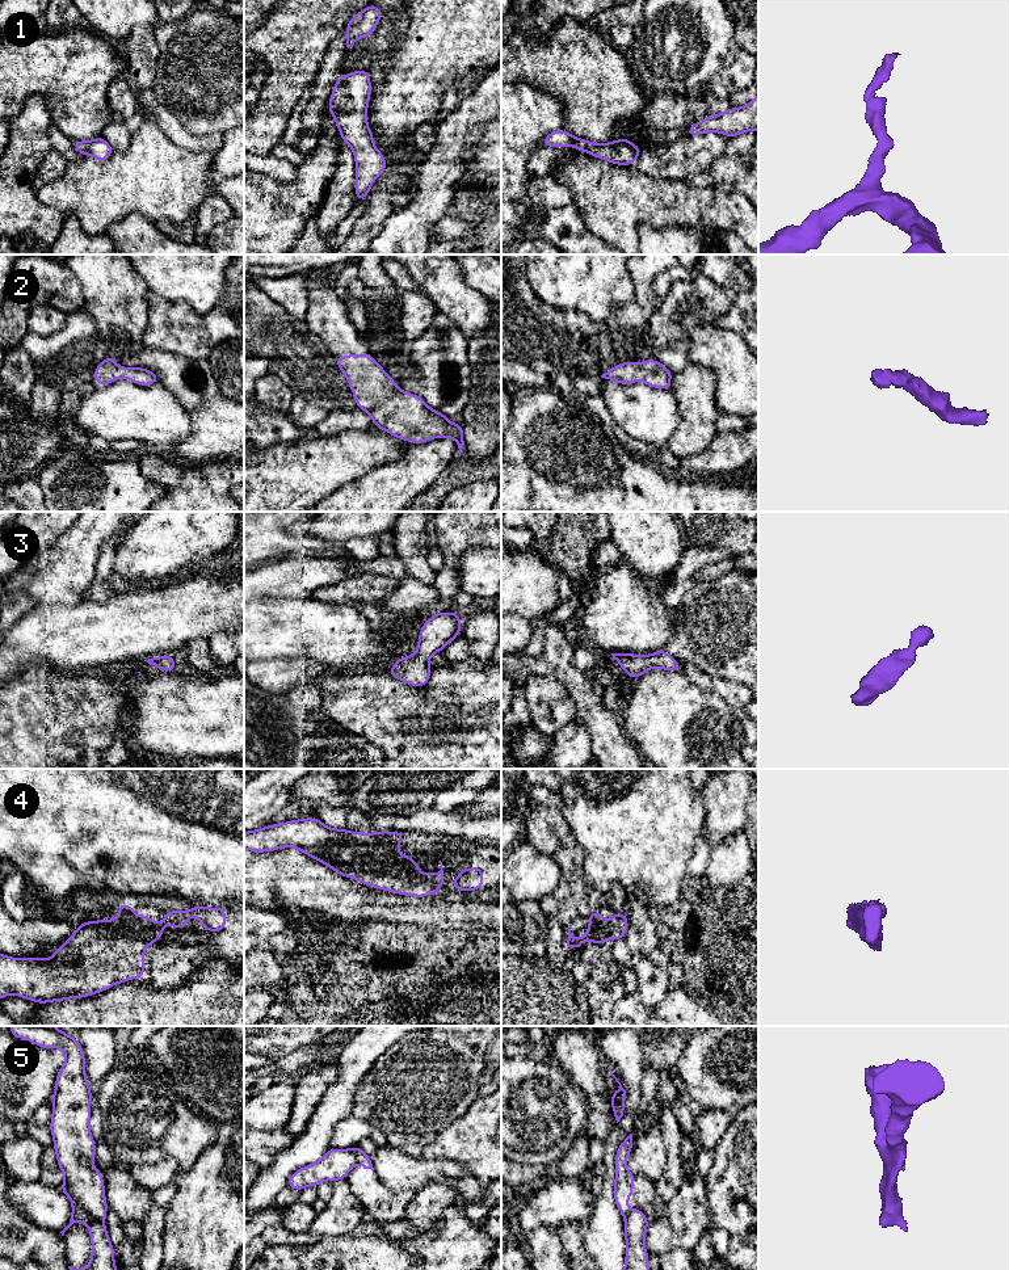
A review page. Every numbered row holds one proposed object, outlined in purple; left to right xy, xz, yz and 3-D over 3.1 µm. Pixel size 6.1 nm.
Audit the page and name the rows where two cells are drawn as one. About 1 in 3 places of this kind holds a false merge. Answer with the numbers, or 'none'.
5

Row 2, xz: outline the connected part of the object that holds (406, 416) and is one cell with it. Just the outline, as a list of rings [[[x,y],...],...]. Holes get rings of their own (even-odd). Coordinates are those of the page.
[[[370,353],[335,357],[335,361],[352,388],[356,405],[373,419],[375,426],[411,443],[422,443],[432,438],[450,437],[457,442],[461,454],[464,445],[463,425],[447,421],[443,412],[432,409],[422,398],[398,387]]]

